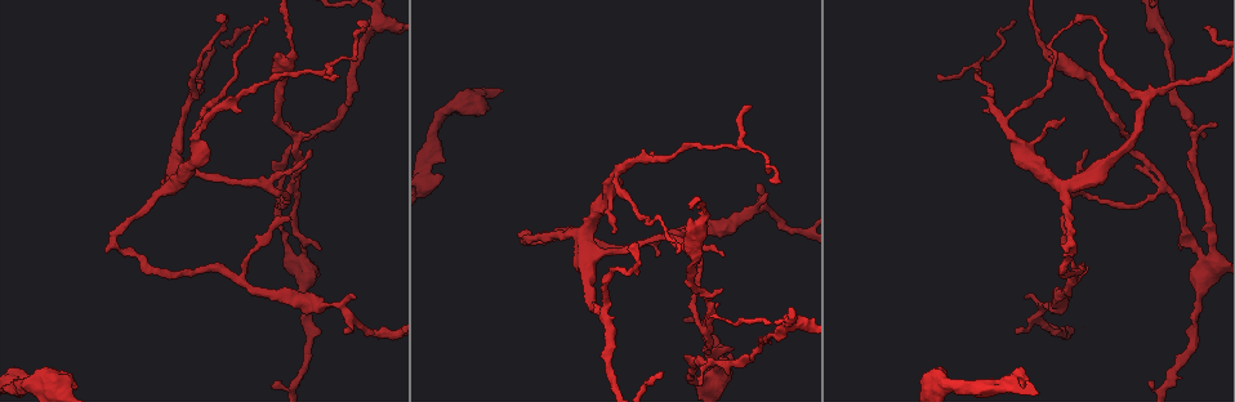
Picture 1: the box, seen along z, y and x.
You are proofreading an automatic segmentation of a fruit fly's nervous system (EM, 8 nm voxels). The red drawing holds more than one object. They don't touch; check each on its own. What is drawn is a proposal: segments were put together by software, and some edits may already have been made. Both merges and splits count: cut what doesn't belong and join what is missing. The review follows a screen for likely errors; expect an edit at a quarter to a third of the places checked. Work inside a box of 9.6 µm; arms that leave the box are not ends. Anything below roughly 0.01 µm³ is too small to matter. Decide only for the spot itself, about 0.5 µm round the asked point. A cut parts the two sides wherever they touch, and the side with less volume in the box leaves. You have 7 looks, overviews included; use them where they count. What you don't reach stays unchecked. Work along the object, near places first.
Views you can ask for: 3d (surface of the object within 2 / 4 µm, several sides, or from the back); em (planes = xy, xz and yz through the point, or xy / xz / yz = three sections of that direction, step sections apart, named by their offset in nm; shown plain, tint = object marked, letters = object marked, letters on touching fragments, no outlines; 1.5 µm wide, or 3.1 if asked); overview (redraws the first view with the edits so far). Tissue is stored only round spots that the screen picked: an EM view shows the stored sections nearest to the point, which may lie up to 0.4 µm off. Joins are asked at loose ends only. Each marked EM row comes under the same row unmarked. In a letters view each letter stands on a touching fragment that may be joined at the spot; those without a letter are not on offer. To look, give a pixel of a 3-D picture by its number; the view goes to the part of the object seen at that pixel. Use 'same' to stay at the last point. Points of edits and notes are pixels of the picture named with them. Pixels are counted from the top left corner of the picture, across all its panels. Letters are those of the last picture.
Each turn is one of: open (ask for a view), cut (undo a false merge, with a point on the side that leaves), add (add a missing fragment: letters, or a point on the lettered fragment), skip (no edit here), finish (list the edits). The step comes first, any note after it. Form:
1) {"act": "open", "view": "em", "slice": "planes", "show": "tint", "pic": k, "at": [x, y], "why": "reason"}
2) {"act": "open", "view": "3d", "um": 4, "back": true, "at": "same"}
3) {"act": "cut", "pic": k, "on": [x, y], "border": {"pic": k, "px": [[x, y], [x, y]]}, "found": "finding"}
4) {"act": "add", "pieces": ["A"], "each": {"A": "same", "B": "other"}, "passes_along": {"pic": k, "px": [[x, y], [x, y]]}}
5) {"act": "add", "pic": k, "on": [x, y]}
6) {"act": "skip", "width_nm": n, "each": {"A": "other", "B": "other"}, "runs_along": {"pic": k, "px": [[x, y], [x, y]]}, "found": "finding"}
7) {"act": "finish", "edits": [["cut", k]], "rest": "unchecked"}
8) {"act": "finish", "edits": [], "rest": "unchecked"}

{"act": "open", "view": "3d", "um": 4, "pic": 1, "at": [1085, 150], "why": "branch stops here"}

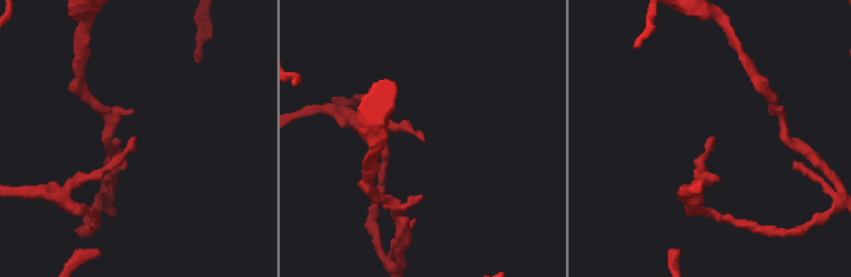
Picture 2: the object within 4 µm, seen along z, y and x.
{"act": "open", "view": "em", "slice": "planes", "show": "letters", "pic": 2, "at": [132, 137]}

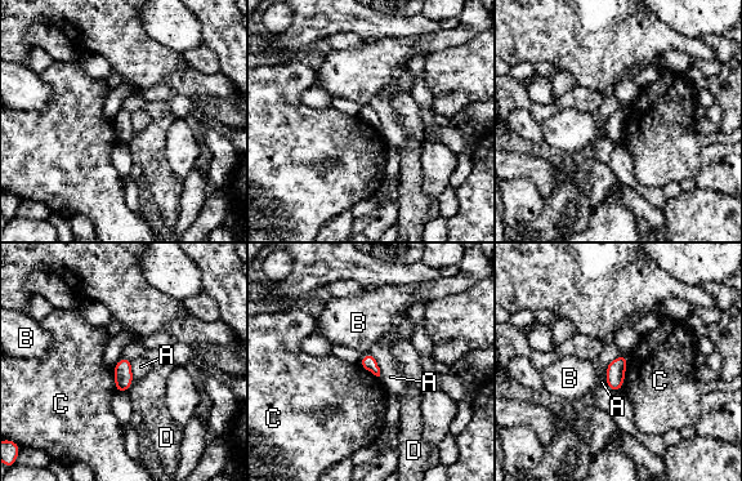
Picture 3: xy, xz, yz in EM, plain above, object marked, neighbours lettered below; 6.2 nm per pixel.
{"act": "skip", "each": {"A": "other", "B": "other", "C": "other", "D": "other"}, "border": {"pic": 3, "px": [[620, 355], [607, 365]]}, "found": "no lettered fragment goes on from it"}

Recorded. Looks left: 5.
{"act": "open", "view": "em", "slice": "planes", "show": "letters", "pic": 1, "at": [708, 335], "why": "side arm on a straight run"}

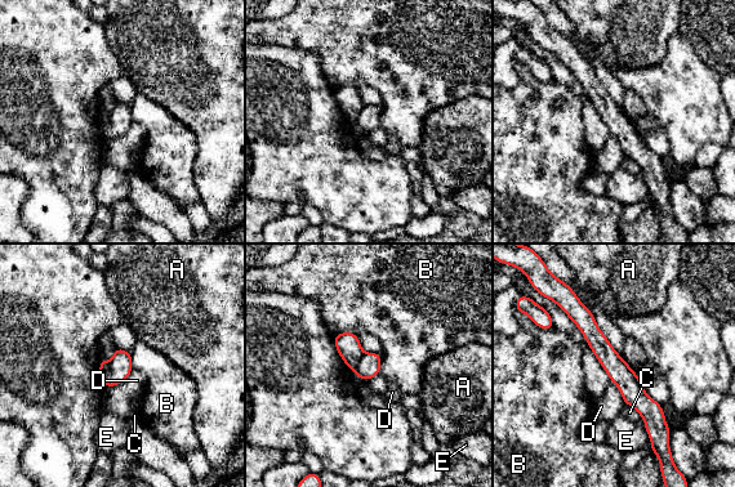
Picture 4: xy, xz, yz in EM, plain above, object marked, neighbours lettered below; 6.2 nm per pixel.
{"act": "cut", "pic": 4, "on": [120, 366], "longest_contact_nm": ["D", 220], "each": {"A": "other", "B": "other", "C": "other", "D": "other", "E": "other"}, "part_leaving": {"pic": 4, "px": [[573, 304], [653, 414], [656, 433]]}, "found": "two neurons meet here"}

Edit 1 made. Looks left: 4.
{"act": "finish", "edits": [["cut", 4]], "rest": "unchecked"}

